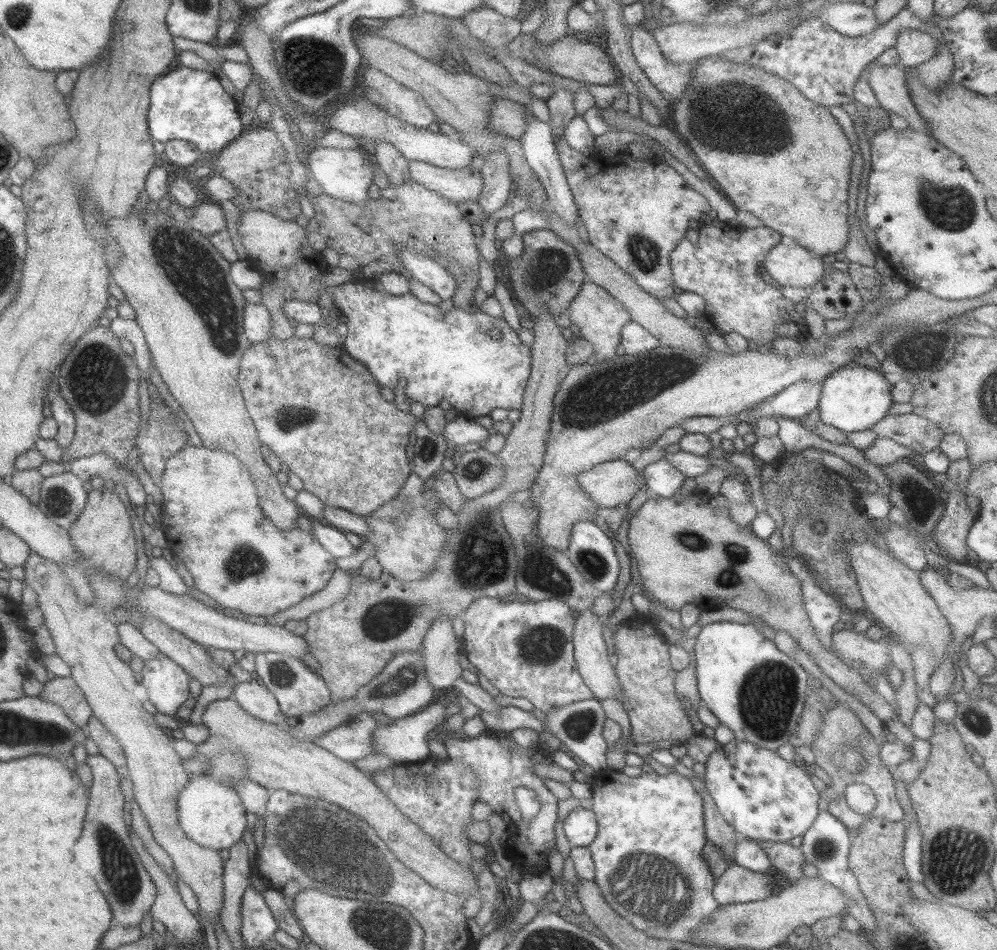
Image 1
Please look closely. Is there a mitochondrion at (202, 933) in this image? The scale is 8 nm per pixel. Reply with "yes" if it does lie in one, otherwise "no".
no

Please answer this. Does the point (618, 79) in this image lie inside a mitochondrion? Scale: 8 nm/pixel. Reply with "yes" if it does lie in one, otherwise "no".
no

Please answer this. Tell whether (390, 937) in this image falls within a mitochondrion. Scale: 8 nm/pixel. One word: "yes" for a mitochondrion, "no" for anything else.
yes

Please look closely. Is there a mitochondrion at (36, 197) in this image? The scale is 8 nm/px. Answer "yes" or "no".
no

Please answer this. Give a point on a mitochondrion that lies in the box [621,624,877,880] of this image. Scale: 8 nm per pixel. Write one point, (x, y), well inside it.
(767, 699)

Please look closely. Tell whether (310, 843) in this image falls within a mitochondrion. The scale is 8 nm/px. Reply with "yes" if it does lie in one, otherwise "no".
yes

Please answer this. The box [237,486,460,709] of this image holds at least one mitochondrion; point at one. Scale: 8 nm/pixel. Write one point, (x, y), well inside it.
(385, 620)

